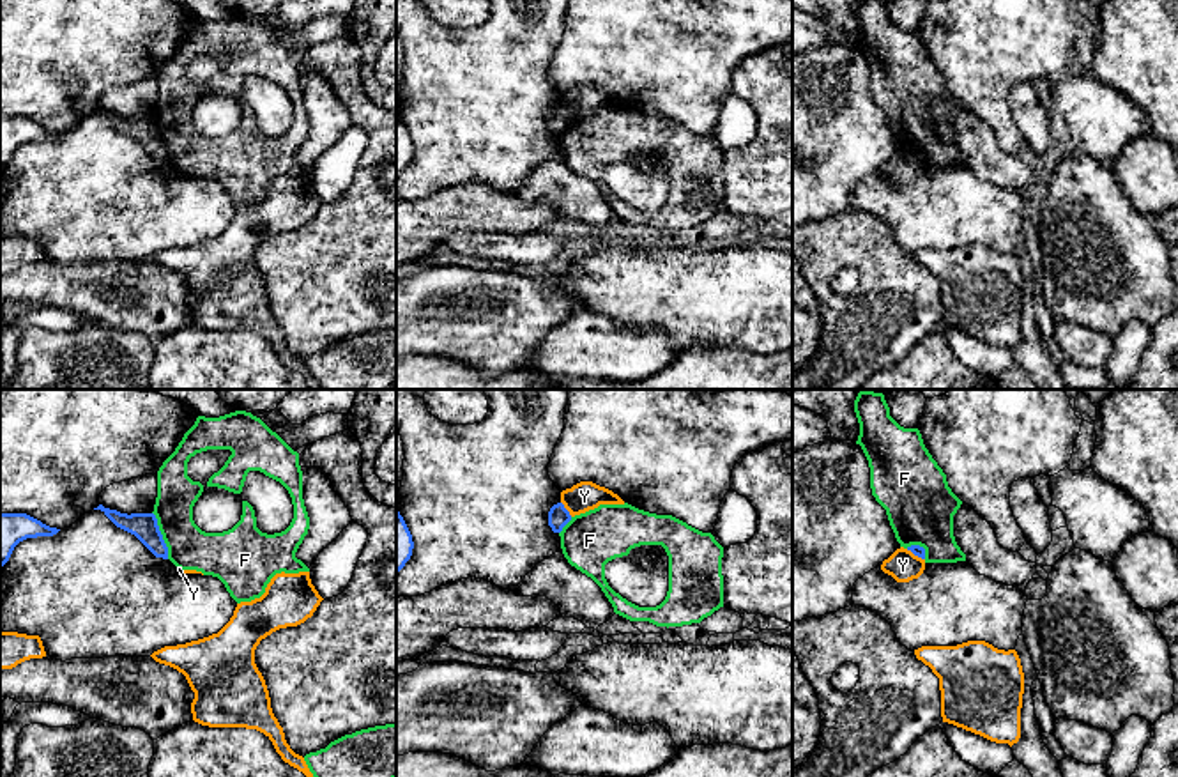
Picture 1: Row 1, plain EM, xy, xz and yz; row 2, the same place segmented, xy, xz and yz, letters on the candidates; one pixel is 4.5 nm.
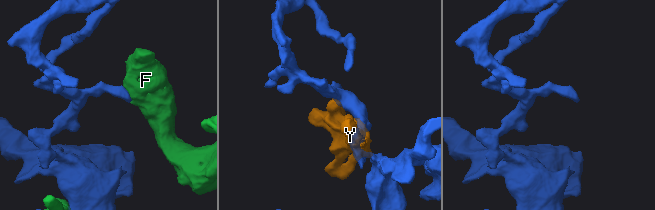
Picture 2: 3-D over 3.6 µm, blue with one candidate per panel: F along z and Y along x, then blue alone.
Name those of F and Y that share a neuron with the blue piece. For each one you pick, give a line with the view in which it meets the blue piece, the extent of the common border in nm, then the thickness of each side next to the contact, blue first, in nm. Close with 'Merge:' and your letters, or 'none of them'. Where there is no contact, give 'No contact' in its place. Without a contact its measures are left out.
Merge: none of them

